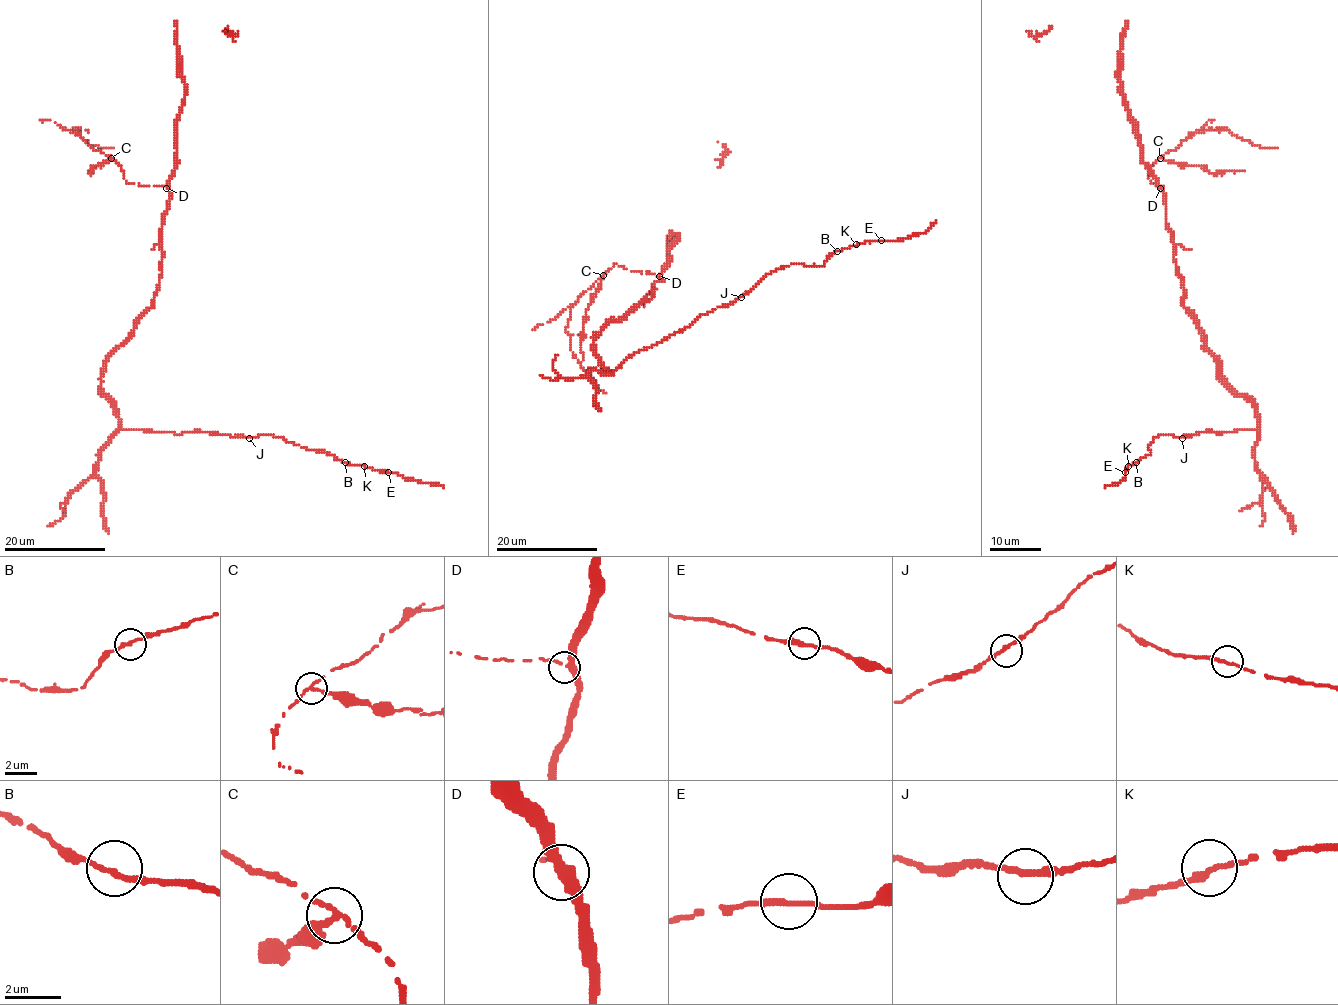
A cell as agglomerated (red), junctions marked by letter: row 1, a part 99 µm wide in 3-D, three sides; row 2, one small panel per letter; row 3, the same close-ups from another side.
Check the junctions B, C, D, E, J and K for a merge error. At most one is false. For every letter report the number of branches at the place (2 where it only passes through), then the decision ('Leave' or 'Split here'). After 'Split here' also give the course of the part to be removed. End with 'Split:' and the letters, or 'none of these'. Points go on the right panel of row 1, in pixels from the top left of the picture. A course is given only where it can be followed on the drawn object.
B: Branches: 2. Leave
C: Branches: 3. Split here. Course of the part to remove: (1160, 158), (1204, 166), (1212, 174), (1227, 170), (1245, 171)
D: Branches: 3. Leave
E: Branches: 2. Leave
J: Branches: 2. Leave
K: Branches: 2. Leave
Split: C

